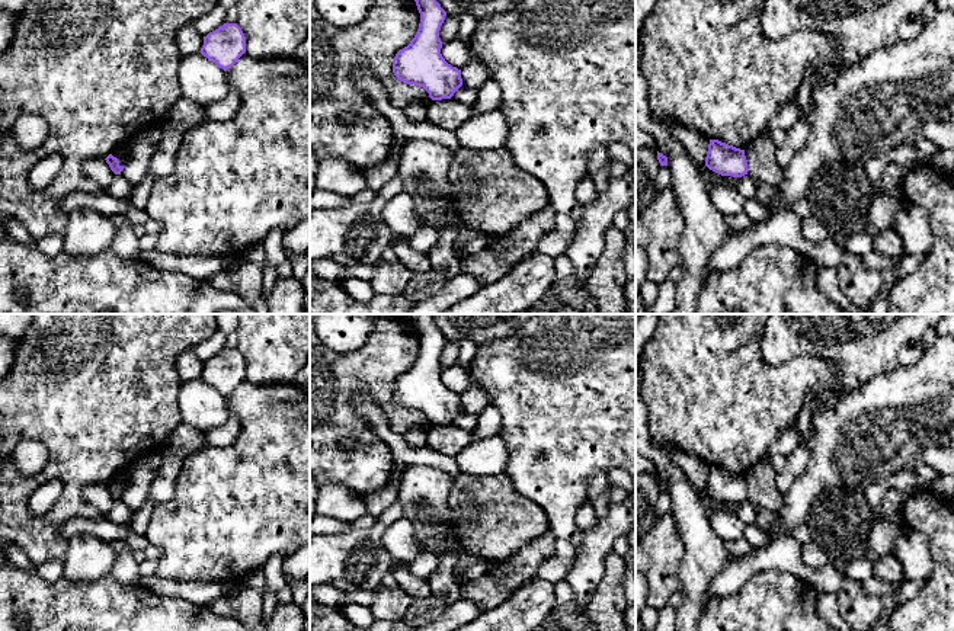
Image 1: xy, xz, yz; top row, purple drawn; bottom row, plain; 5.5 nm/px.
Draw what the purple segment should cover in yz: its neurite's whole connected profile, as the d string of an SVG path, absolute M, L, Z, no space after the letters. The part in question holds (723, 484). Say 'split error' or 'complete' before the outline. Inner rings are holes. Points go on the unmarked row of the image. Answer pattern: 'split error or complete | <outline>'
complete | M710 465L705 491L721 502L742 503L747 500L745 475L718 465Z

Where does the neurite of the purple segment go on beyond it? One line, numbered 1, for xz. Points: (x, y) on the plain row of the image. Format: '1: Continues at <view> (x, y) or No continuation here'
1: No continuation here

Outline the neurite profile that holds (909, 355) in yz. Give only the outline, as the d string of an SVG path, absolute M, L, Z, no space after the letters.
M922 340L902 347L899 352L899 365L902 365L905 368L915 365L923 355L923 352L925 352L925 349L923 349Z

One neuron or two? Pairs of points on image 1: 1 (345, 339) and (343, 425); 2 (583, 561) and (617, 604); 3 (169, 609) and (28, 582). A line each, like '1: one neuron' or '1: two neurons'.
1: two neurons
2: two neurons
3: one neuron

